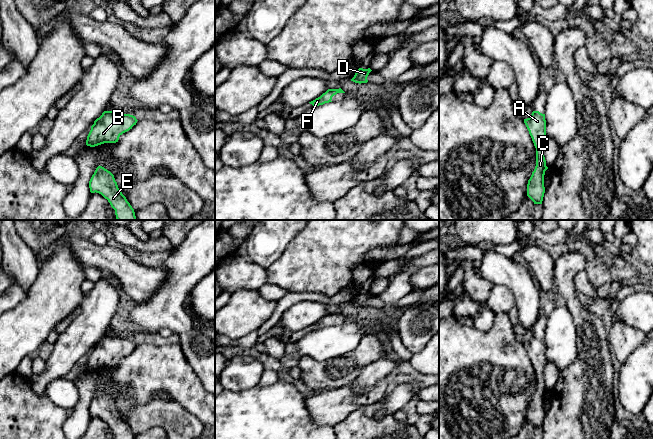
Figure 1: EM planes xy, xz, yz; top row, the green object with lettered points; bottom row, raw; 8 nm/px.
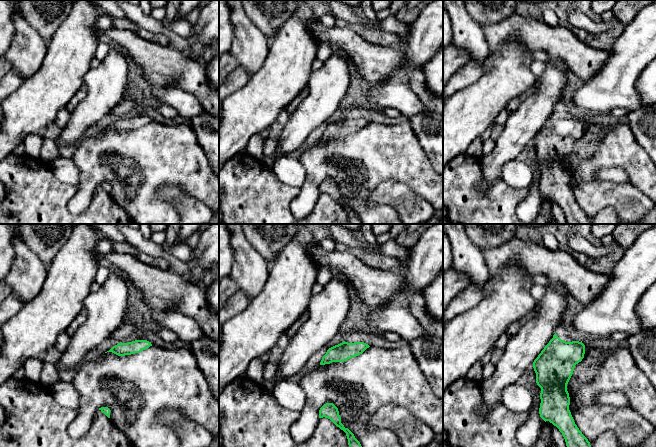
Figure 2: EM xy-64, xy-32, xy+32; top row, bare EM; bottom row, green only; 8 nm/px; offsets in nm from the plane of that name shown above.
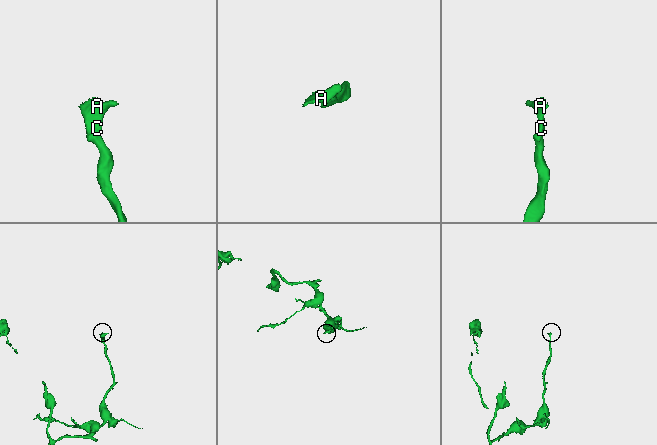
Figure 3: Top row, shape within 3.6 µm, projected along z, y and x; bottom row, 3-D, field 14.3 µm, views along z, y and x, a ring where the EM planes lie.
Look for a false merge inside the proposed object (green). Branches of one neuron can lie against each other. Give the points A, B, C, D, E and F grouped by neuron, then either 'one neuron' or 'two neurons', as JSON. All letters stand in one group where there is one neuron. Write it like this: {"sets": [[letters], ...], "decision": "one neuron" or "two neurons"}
{"sets": [["A", "B", "C", "D", "E", "F"]], "decision": "one neuron"}

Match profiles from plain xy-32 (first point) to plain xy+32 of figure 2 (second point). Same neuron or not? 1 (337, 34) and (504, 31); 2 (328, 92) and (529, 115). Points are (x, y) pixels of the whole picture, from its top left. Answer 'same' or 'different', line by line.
1: same
2: same

